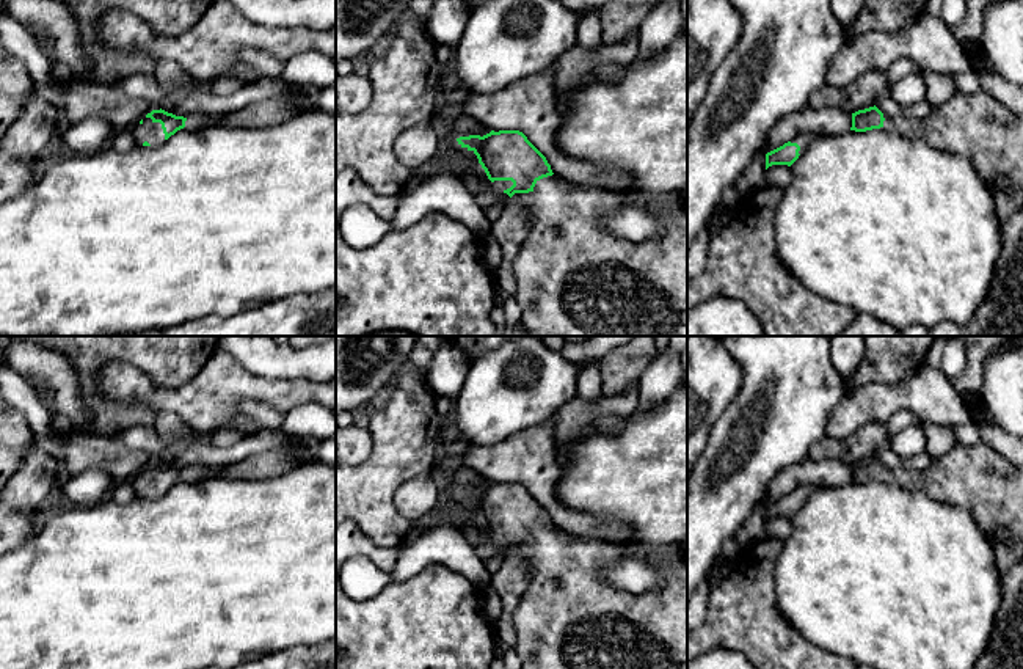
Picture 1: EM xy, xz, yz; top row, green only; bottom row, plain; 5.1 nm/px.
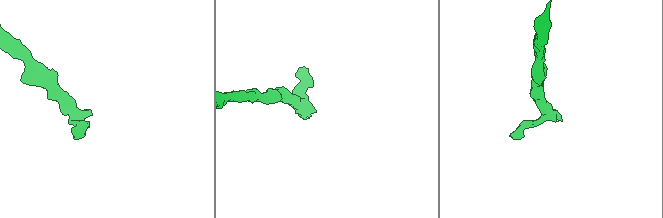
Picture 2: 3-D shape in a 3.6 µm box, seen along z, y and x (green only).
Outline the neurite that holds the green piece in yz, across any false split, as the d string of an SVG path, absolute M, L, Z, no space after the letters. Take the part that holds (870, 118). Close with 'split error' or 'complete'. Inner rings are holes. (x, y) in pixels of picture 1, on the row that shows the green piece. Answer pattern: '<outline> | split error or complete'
M982 90L973 94L956 91L921 119L904 115L885 119L876 105L852 113L850 130L866 132L880 127L902 138L923 140L934 149L965 157L990 192L1001 223L1023 210L1023 115L1012 113Z | split error

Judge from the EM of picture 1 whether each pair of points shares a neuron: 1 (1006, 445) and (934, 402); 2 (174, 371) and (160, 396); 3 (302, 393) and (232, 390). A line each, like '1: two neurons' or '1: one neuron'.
1: two neurons
2: two neurons
3: one neuron

